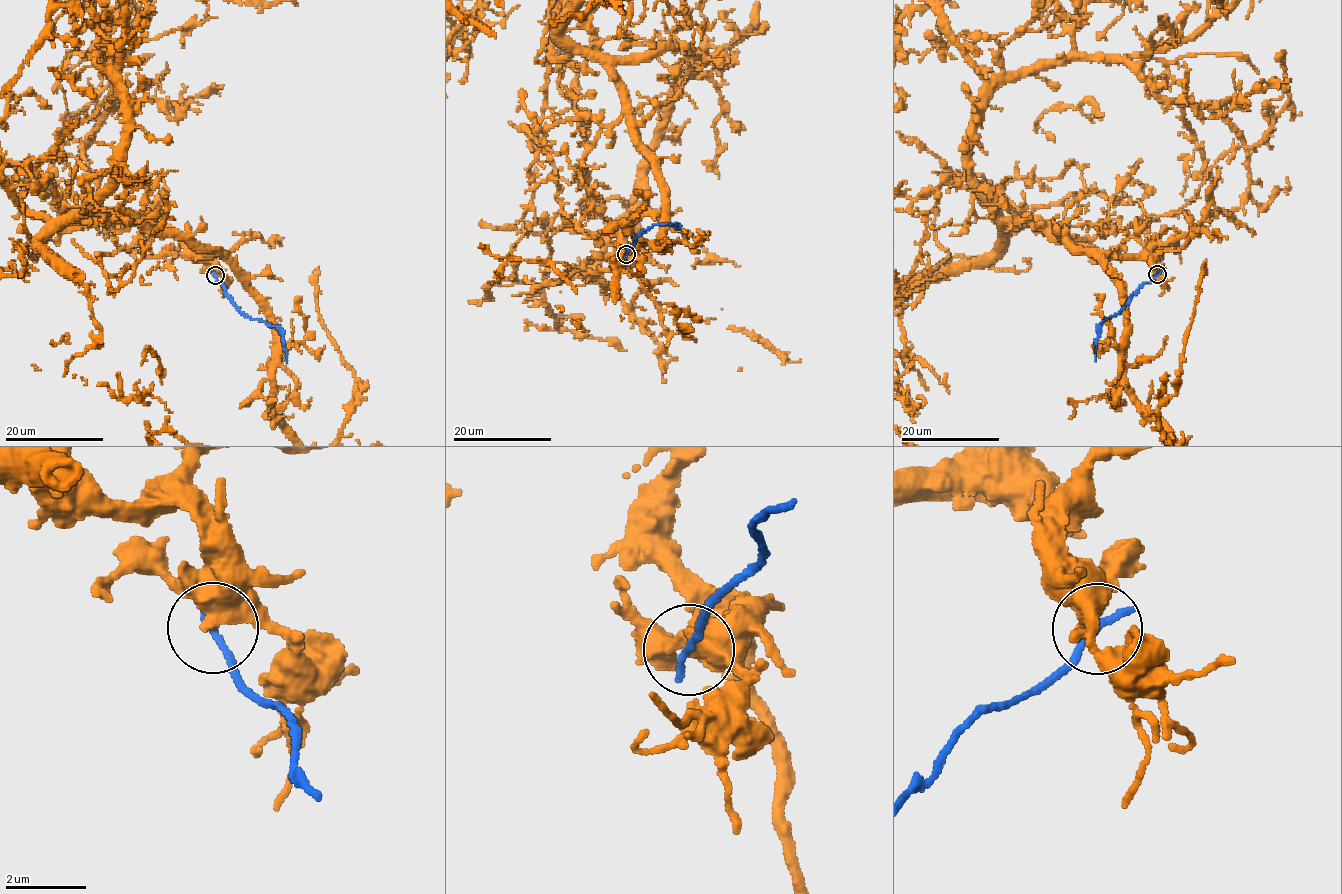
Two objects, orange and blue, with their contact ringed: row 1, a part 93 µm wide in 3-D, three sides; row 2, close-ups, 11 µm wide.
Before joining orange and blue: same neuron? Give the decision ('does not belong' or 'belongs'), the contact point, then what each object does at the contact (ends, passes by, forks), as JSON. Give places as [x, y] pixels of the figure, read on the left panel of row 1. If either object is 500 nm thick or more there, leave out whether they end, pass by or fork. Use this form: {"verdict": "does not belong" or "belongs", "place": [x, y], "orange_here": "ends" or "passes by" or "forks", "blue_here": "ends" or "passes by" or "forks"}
{"verdict": "does not belong", "place": [215, 275]}

